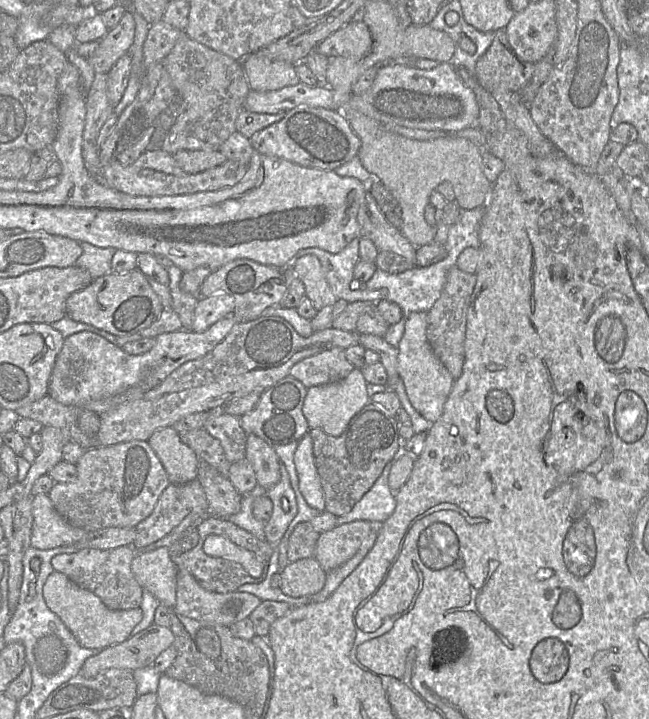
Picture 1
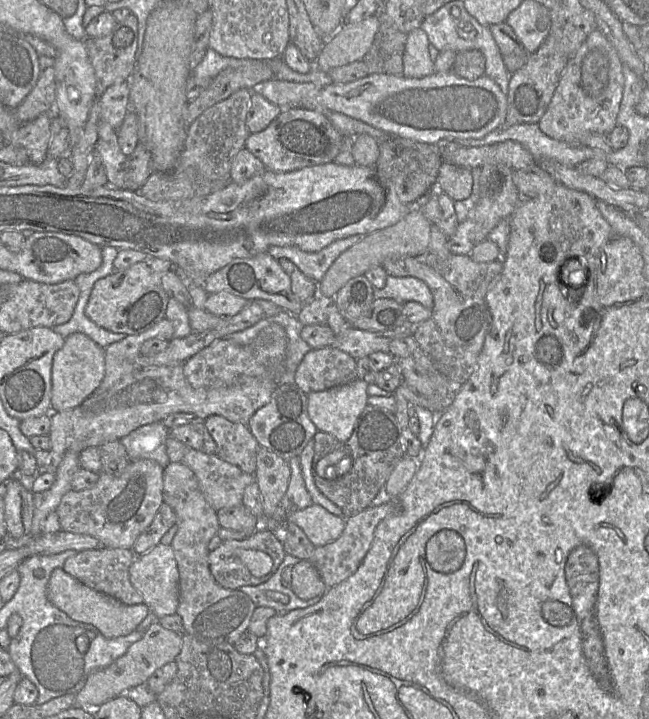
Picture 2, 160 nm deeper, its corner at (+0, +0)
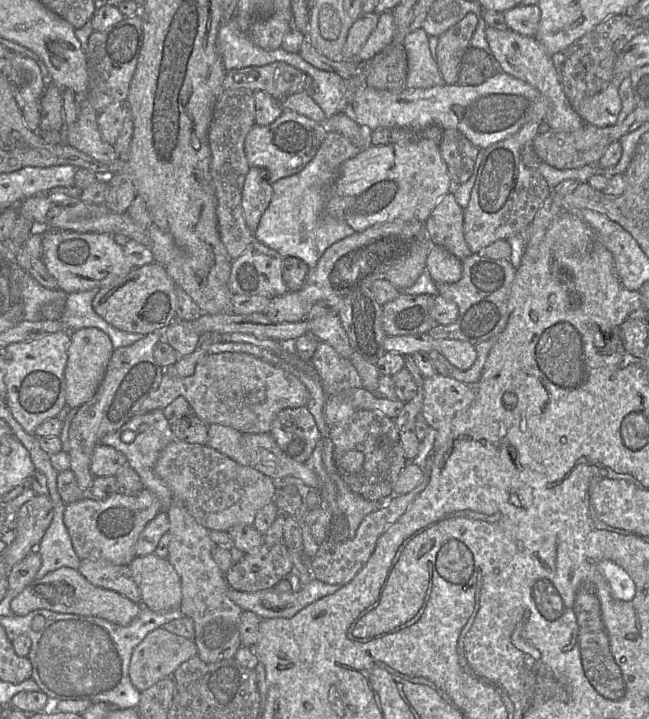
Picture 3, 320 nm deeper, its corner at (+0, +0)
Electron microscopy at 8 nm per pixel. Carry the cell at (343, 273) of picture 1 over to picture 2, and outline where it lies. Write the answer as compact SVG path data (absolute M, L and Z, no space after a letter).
M354 235L336 240L317 252L305 252L294 246L271 246L267 252L277 261L280 258L290 260L304 275L318 284L337 257L359 242L361 237Z

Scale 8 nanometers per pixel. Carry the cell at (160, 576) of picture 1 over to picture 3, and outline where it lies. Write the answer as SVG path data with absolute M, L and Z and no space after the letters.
M154 553L136 556L129 567L140 590L141 604L154 612L179 608L181 580L167 558L160 558Z

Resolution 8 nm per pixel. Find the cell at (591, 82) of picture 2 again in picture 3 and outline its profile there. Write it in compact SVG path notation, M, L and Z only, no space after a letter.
M613 80L602 91L585 98L575 111L586 124L603 128L617 124L621 109L618 82Z

